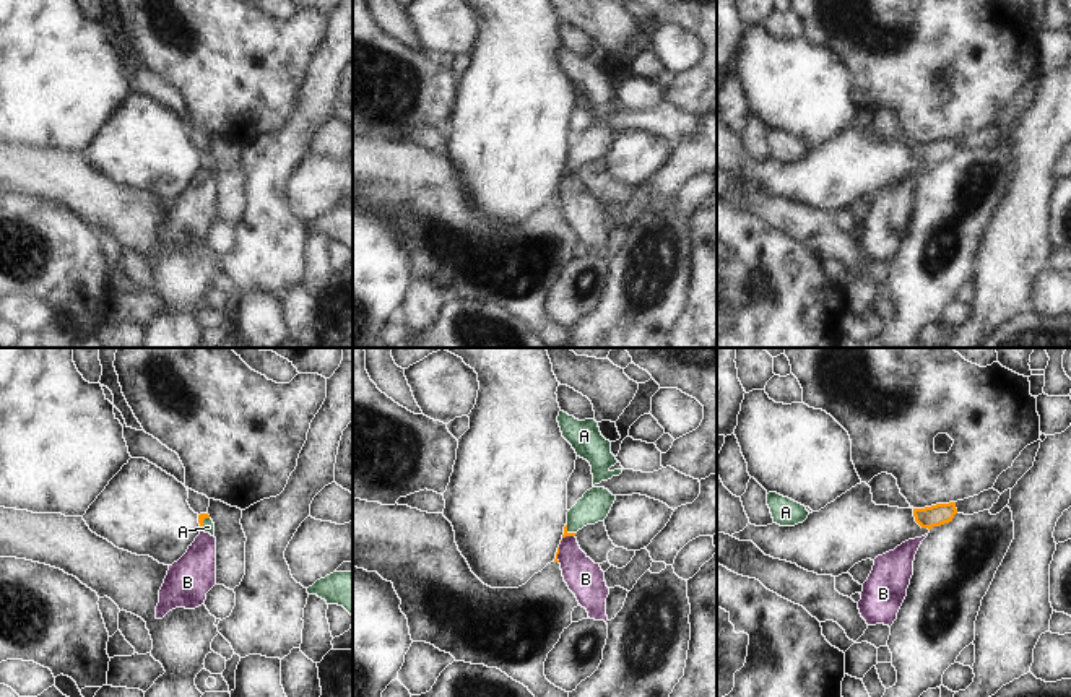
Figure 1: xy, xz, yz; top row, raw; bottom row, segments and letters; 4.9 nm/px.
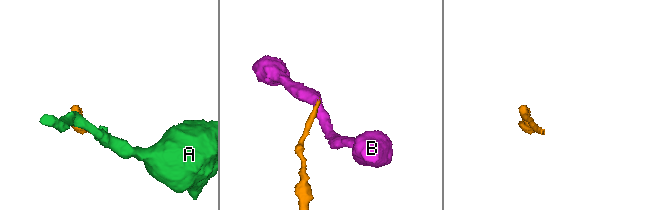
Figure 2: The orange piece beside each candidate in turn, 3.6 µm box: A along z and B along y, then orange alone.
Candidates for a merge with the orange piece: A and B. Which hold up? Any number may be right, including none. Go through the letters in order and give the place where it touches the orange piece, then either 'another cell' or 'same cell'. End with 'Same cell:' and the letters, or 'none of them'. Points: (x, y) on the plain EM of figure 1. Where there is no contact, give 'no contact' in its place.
A: xz (569, 169) | same cell
B: xz (568, 171) | another cell
Same cell: A

